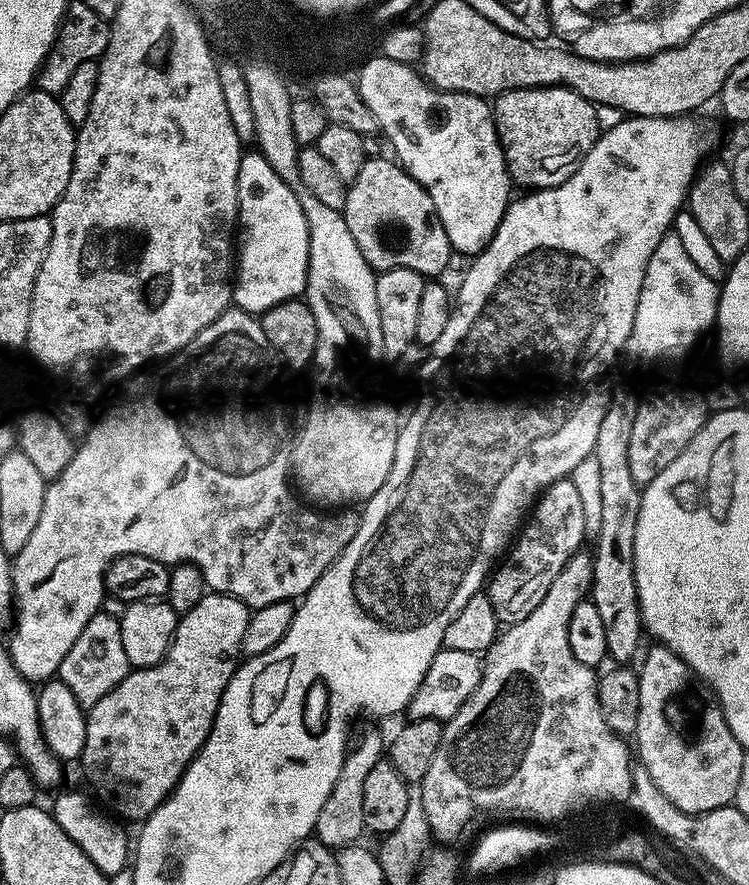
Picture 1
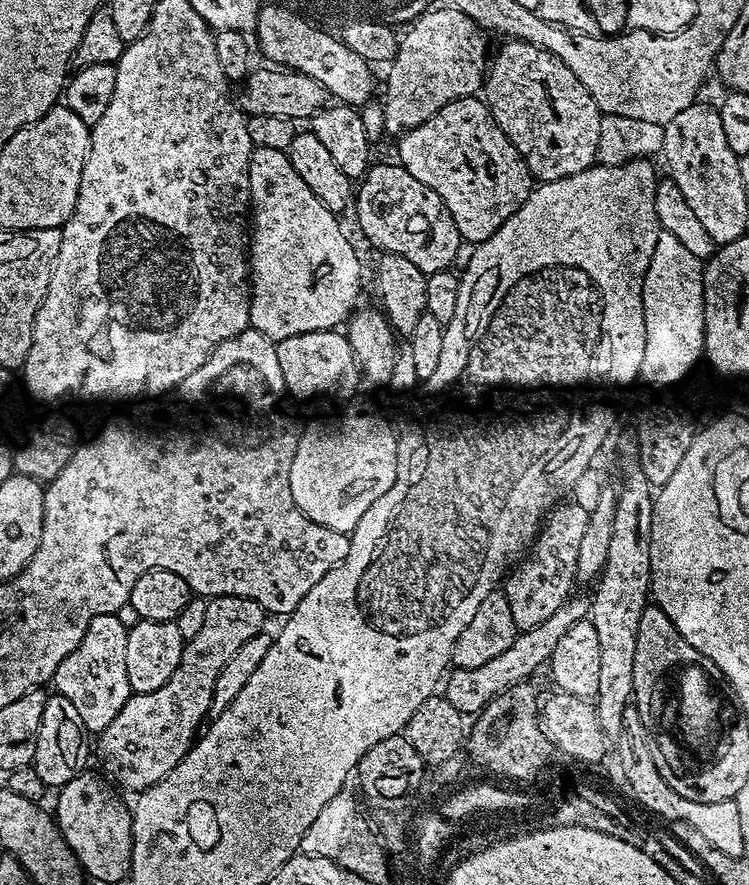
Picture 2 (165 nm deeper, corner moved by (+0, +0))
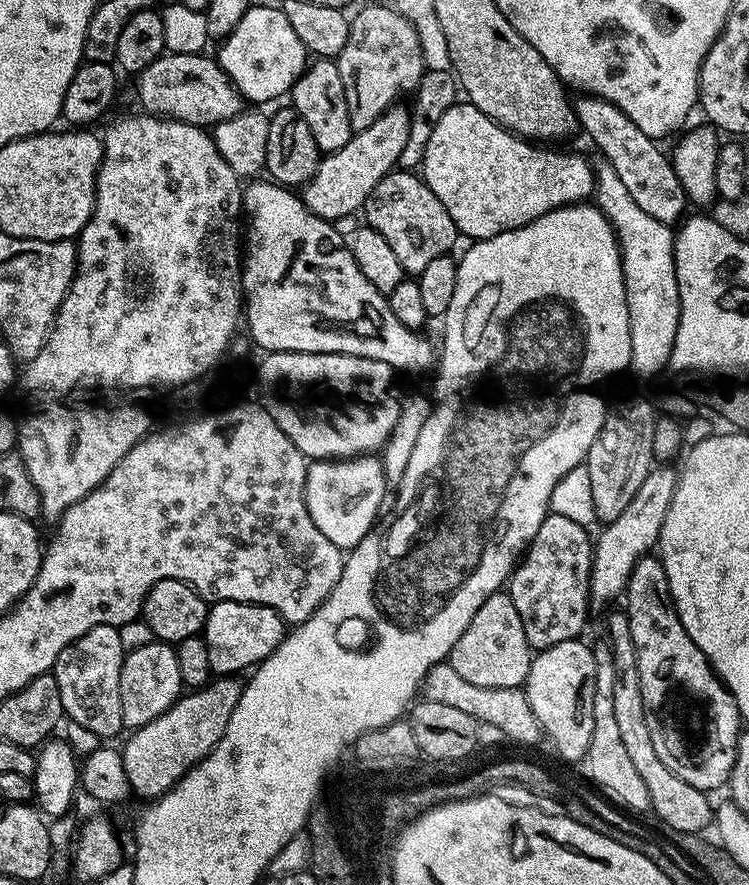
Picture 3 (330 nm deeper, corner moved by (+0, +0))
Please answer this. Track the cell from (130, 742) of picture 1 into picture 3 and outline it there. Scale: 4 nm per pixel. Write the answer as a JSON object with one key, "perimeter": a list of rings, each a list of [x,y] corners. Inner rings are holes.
{"perimeter":[[[218,600],[209,607],[204,623],[202,637],[209,652],[209,666],[216,674],[240,674],[243,668],[255,669],[275,648],[284,641],[286,625],[284,620],[270,606],[265,604],[247,604],[233,600]]]}

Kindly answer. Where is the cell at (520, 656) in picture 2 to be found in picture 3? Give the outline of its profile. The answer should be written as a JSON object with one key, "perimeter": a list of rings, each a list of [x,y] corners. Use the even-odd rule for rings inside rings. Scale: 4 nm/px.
{"perimeter":[[[656,466],[646,474],[638,492],[614,518],[614,522],[604,524],[604,533],[595,537],[592,549],[592,568],[588,572],[588,602],[593,609],[607,609],[611,600],[625,595],[628,578],[640,557],[649,550],[655,549],[660,543],[660,531],[668,513],[670,502],[674,498],[676,489],[677,469],[672,466]]]}

